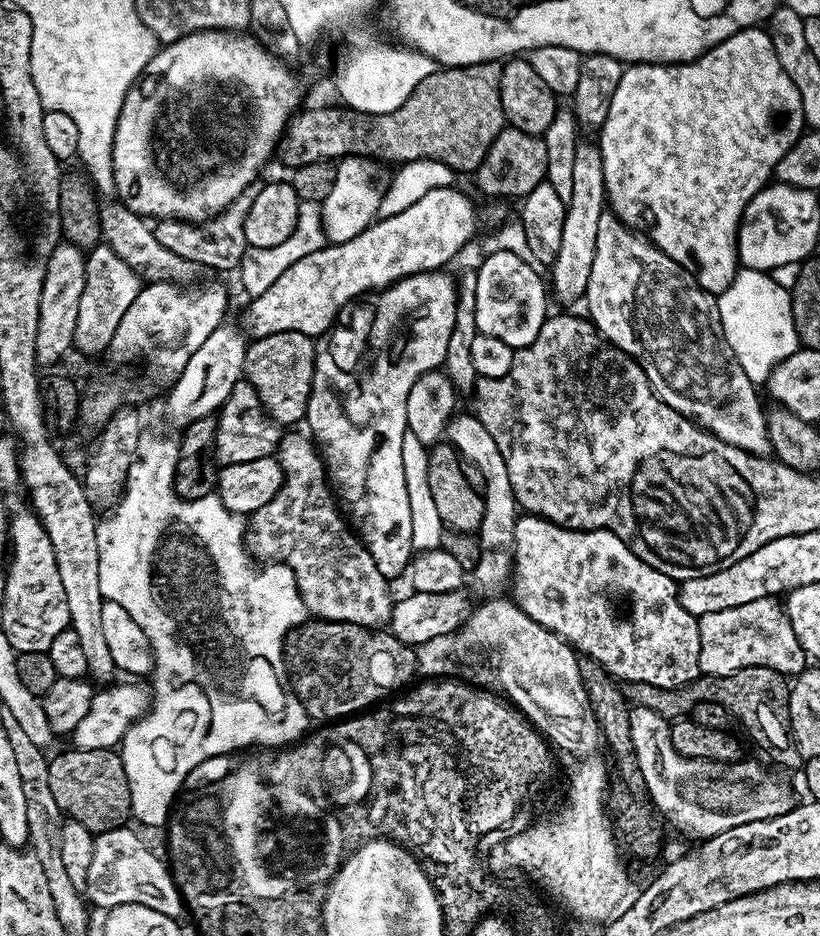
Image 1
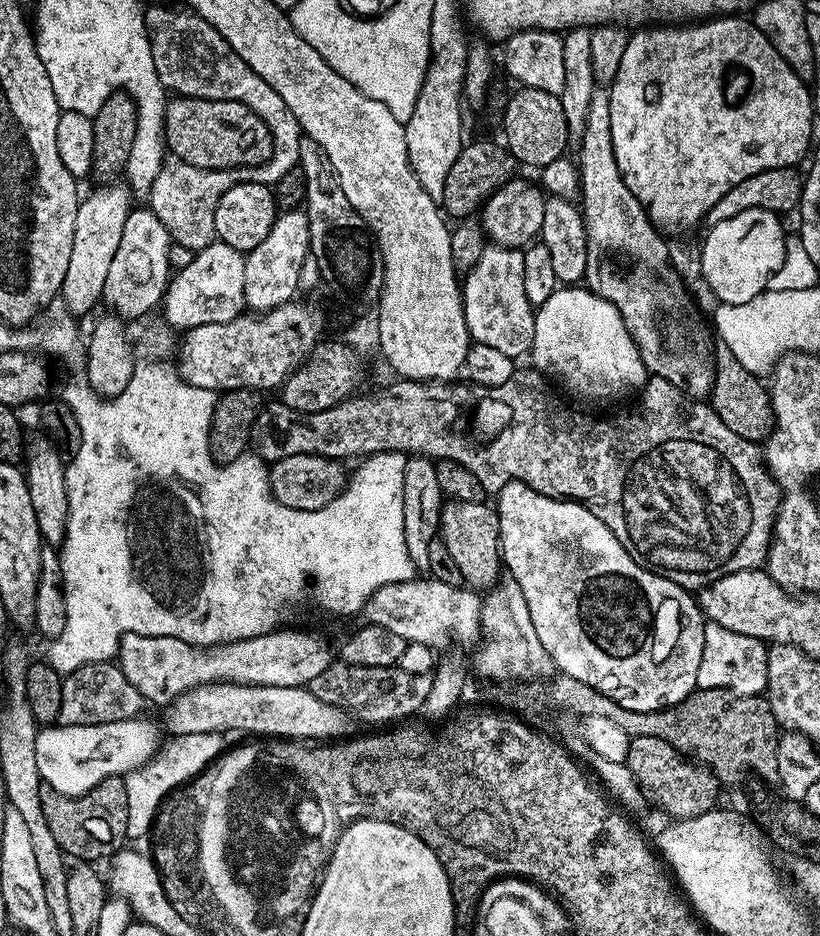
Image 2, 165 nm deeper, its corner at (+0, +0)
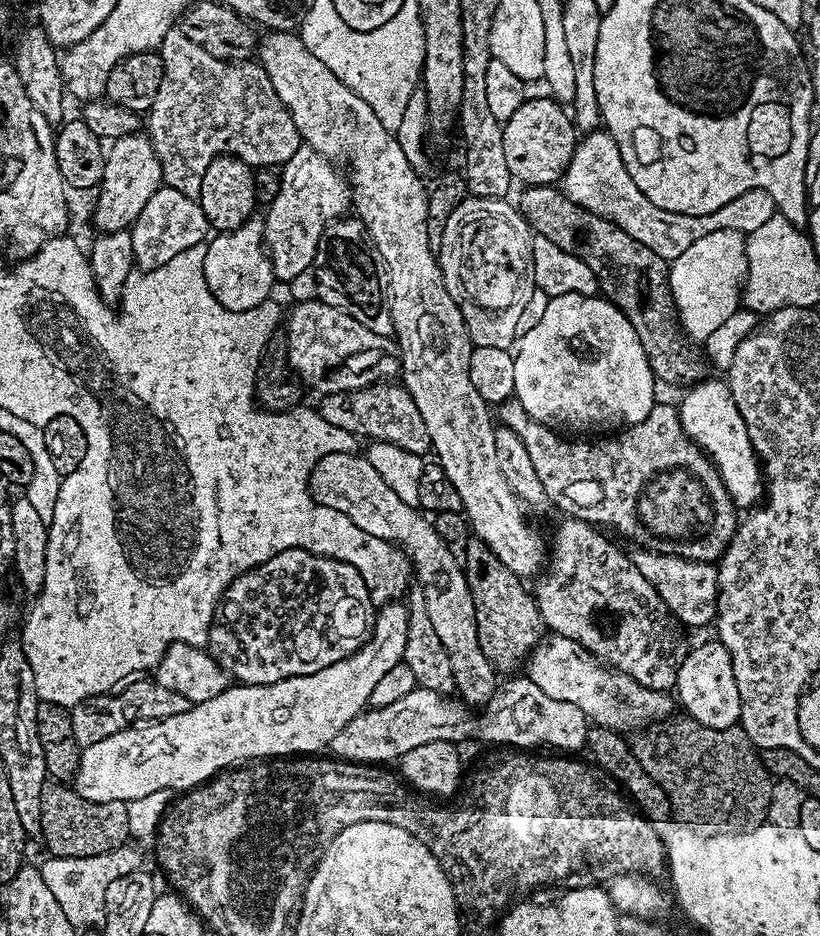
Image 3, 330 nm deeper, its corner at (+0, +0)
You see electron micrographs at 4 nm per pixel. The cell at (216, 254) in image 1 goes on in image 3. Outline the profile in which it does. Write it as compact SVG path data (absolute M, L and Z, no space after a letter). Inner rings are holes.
M176 26L168 31L166 38L162 38L158 51L164 67L162 82L152 108L146 114L146 128L149 128L147 131L158 154L167 187L196 198L202 190L202 174L206 174L206 166L220 155L236 155L253 168L276 168L283 166L301 148L298 128L259 63L248 62L239 66L205 57L202 46L190 42L190 38L186 38ZM200 64L208 70L216 69L216 78L210 72L199 78Z

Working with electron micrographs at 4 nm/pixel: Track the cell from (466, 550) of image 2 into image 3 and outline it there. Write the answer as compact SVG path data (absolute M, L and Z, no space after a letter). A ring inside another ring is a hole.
M469 539L462 567L466 582L470 586L470 594L474 598L474 610L478 622L478 646L482 646L482 654L486 654L486 658L497 673L519 673L522 665L532 655L532 649L540 643L542 639L540 631L545 631L546 628L544 619L540 616L536 605L535 595L529 589L528 592L524 589L525 581L521 577L515 576L509 568L502 566L502 562L496 557L494 550L487 548L483 540Z

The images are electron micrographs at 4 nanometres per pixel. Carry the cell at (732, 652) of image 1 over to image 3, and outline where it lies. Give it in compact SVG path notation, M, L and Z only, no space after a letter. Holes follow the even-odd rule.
M711 638L705 644L693 647L688 655L684 657L682 666L678 670L678 678L674 689L675 699L678 701L685 713L697 720L702 726L710 726L714 730L726 730L737 727L740 719L740 699L738 698L738 682L734 680L734 666L726 646L722 646L719 639Z

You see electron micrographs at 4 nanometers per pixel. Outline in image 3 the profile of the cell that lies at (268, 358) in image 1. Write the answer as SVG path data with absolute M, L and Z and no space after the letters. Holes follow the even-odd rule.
M381 382L353 392L329 392L321 395L319 400L318 411L322 418L326 418L330 426L338 426L338 430L346 430L357 438L364 439L365 436L380 444L392 444L419 457L432 447L430 430L426 430L426 422L403 383Z

